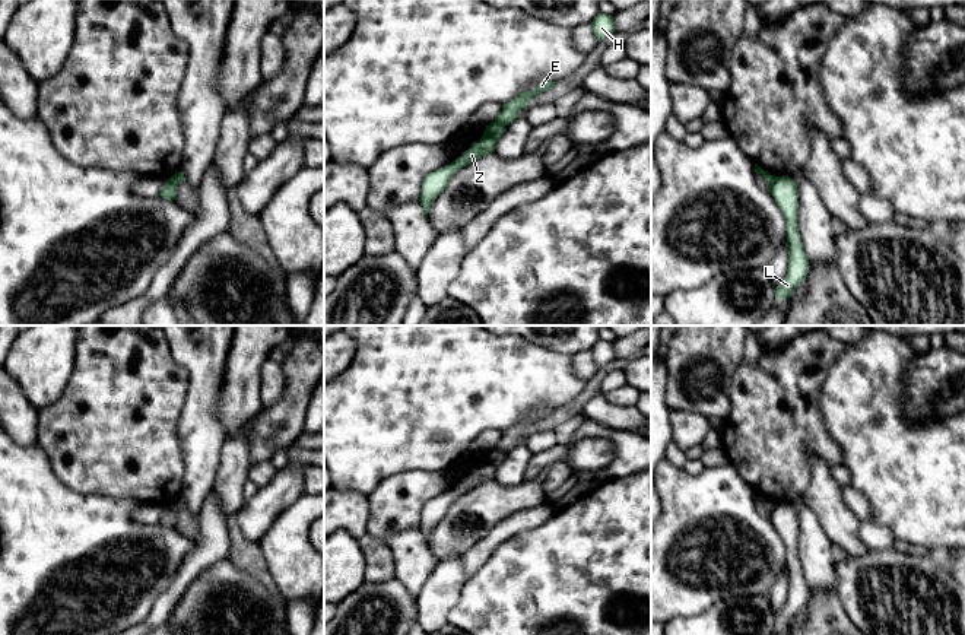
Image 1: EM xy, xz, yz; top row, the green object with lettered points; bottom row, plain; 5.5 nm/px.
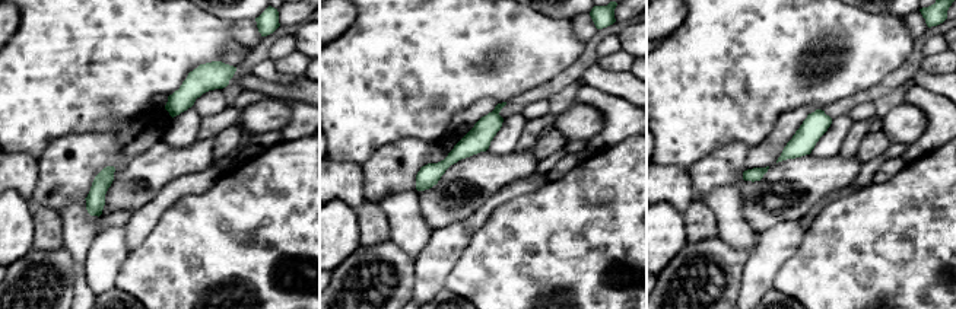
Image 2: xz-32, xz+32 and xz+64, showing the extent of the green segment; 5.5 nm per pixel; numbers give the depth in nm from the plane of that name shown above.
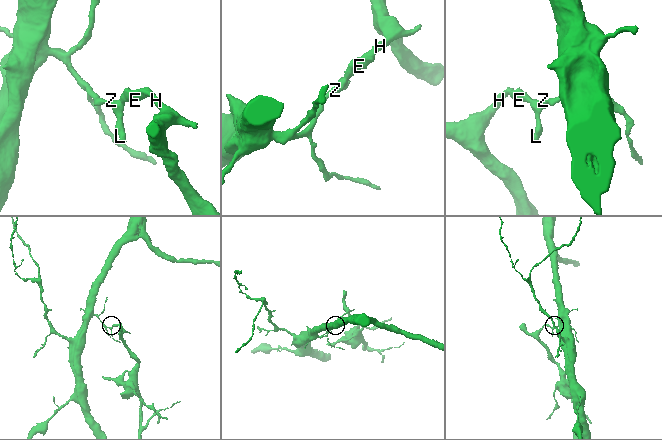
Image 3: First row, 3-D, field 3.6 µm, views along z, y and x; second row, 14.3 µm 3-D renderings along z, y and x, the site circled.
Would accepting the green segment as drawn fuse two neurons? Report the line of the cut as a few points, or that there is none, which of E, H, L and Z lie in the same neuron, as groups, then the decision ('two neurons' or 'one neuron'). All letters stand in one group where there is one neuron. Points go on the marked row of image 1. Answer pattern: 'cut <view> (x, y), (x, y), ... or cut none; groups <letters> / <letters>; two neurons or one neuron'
cut xz (495, 120), (504, 126); groups E H / L Z; two neurons

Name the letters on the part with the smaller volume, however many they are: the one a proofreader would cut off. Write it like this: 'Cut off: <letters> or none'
Cut off: E, H

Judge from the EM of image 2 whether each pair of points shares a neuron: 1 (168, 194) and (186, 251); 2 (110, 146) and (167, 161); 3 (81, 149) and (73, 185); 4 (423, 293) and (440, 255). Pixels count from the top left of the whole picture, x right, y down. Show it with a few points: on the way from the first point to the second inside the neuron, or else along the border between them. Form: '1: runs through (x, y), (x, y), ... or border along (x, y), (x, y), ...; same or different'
1: border along (203, 193), (178, 198), (151, 233); different
2: border along (162, 140), (136, 156), (116, 177); different
3: runs through (76, 158), (73, 161), (73, 177); same
4: runs through (428, 284), (432, 264); same

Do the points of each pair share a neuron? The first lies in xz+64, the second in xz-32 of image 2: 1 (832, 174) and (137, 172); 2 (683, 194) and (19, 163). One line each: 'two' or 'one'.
1: one
2: one

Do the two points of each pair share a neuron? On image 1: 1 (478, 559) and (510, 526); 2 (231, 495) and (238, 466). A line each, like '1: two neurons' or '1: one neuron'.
1: one neuron
2: one neuron

